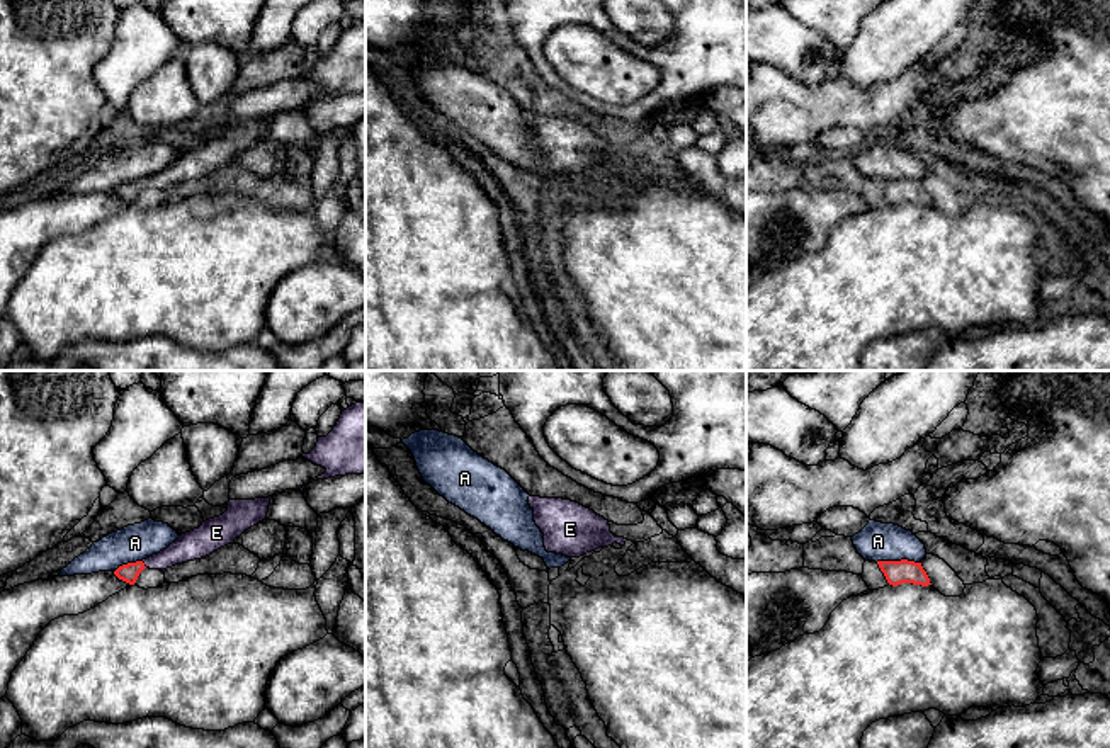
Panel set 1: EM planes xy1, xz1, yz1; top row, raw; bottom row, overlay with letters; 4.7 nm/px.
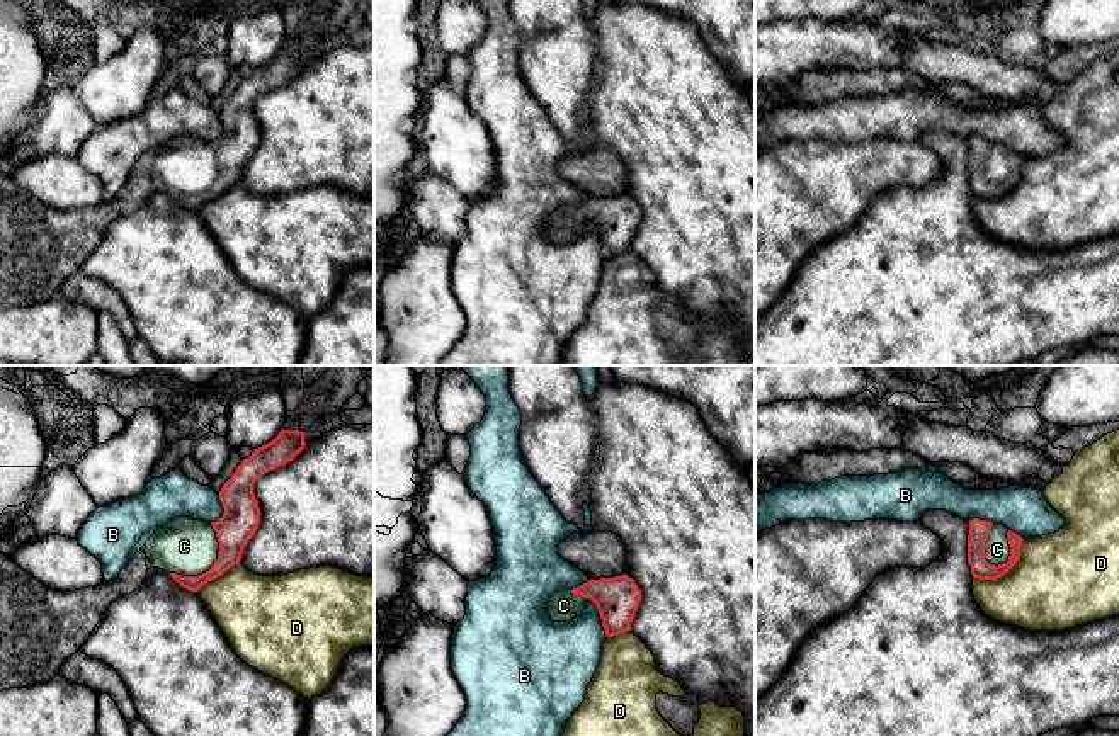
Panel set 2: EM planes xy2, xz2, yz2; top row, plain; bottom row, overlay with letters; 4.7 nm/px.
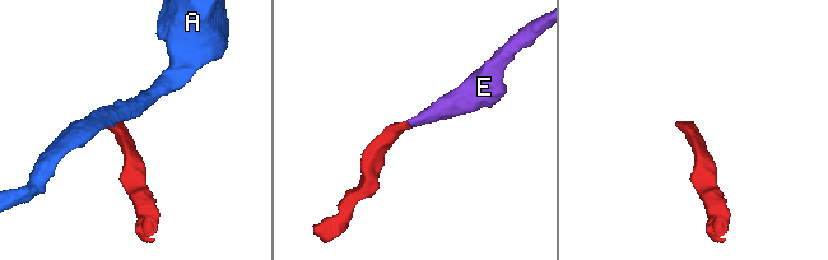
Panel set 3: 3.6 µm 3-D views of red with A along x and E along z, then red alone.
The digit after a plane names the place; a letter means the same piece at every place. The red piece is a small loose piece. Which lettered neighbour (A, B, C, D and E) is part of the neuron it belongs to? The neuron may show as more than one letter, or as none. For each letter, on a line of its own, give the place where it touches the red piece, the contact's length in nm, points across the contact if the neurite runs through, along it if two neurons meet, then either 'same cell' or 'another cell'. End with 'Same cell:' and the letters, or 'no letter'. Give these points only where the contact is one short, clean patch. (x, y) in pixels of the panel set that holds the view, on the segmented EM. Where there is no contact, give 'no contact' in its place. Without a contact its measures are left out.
A: contact yz1 (898, 561); length 220 nm; border yz1 (876, 561), (913, 560), (920, 563); another cell
B: contact xz2 (601, 617); length 190 nm; another cell
C: contact xy2 (211, 566); length 320 nm; way xy2 (238, 524), (218, 546), (211, 566), (198, 553), (184, 546); same cell
D: contact yz2 (1005, 571); length 320 nm; another cell
E: contact xy1 (143, 565); length 40 nm; way xy1 (130, 572), (143, 565), (162, 561), (189, 546); same cell
Same cell: C, E

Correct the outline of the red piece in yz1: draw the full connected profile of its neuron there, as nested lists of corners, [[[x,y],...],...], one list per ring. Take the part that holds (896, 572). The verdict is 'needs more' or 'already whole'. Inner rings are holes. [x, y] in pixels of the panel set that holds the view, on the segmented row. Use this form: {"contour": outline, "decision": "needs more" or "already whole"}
{"contour": [[[901,559],[901,561],[877,561],[889,585],[898,586],[901,583],[913,583],[928,586],[930,578],[921,563]]], "decision": "already whole"}

